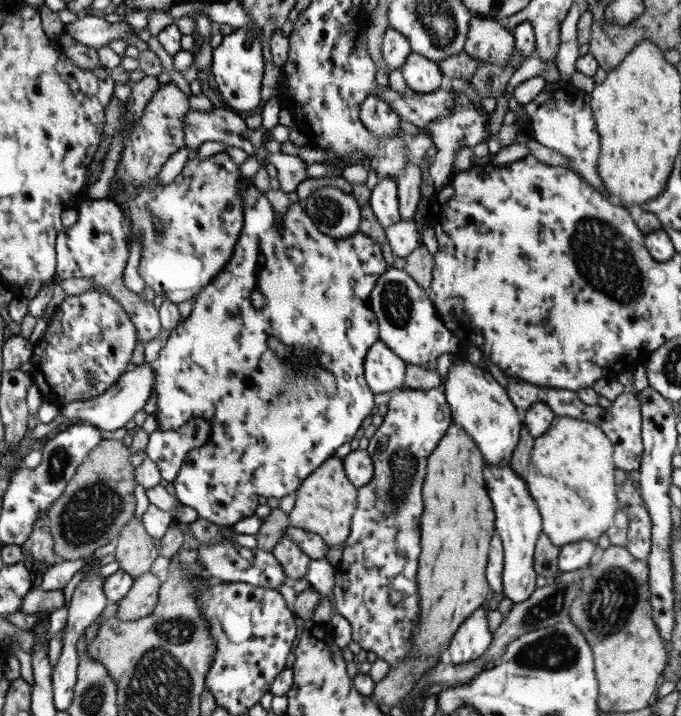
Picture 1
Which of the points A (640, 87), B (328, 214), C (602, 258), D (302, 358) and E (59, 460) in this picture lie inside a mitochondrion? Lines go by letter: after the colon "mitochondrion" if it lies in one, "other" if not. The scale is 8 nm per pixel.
A: other
B: mitochondrion
C: mitochondrion
D: mitochondrion
E: mitochondrion

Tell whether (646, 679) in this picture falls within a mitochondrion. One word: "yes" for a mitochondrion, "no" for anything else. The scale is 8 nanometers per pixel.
no

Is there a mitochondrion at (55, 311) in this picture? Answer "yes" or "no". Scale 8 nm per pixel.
no

